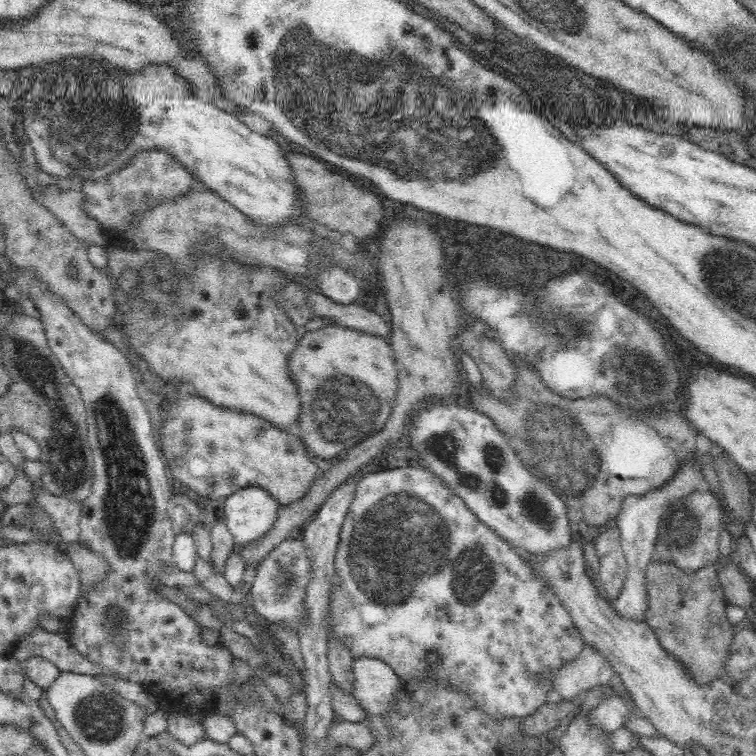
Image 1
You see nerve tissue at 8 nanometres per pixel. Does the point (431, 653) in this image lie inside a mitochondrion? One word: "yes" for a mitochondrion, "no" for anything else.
no

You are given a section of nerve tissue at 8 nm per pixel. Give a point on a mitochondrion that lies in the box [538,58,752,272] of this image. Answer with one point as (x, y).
(670, 79)

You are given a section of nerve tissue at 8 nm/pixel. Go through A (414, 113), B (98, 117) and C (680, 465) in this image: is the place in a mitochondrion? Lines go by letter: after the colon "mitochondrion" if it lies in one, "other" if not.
A: mitochondrion
B: mitochondrion
C: other

